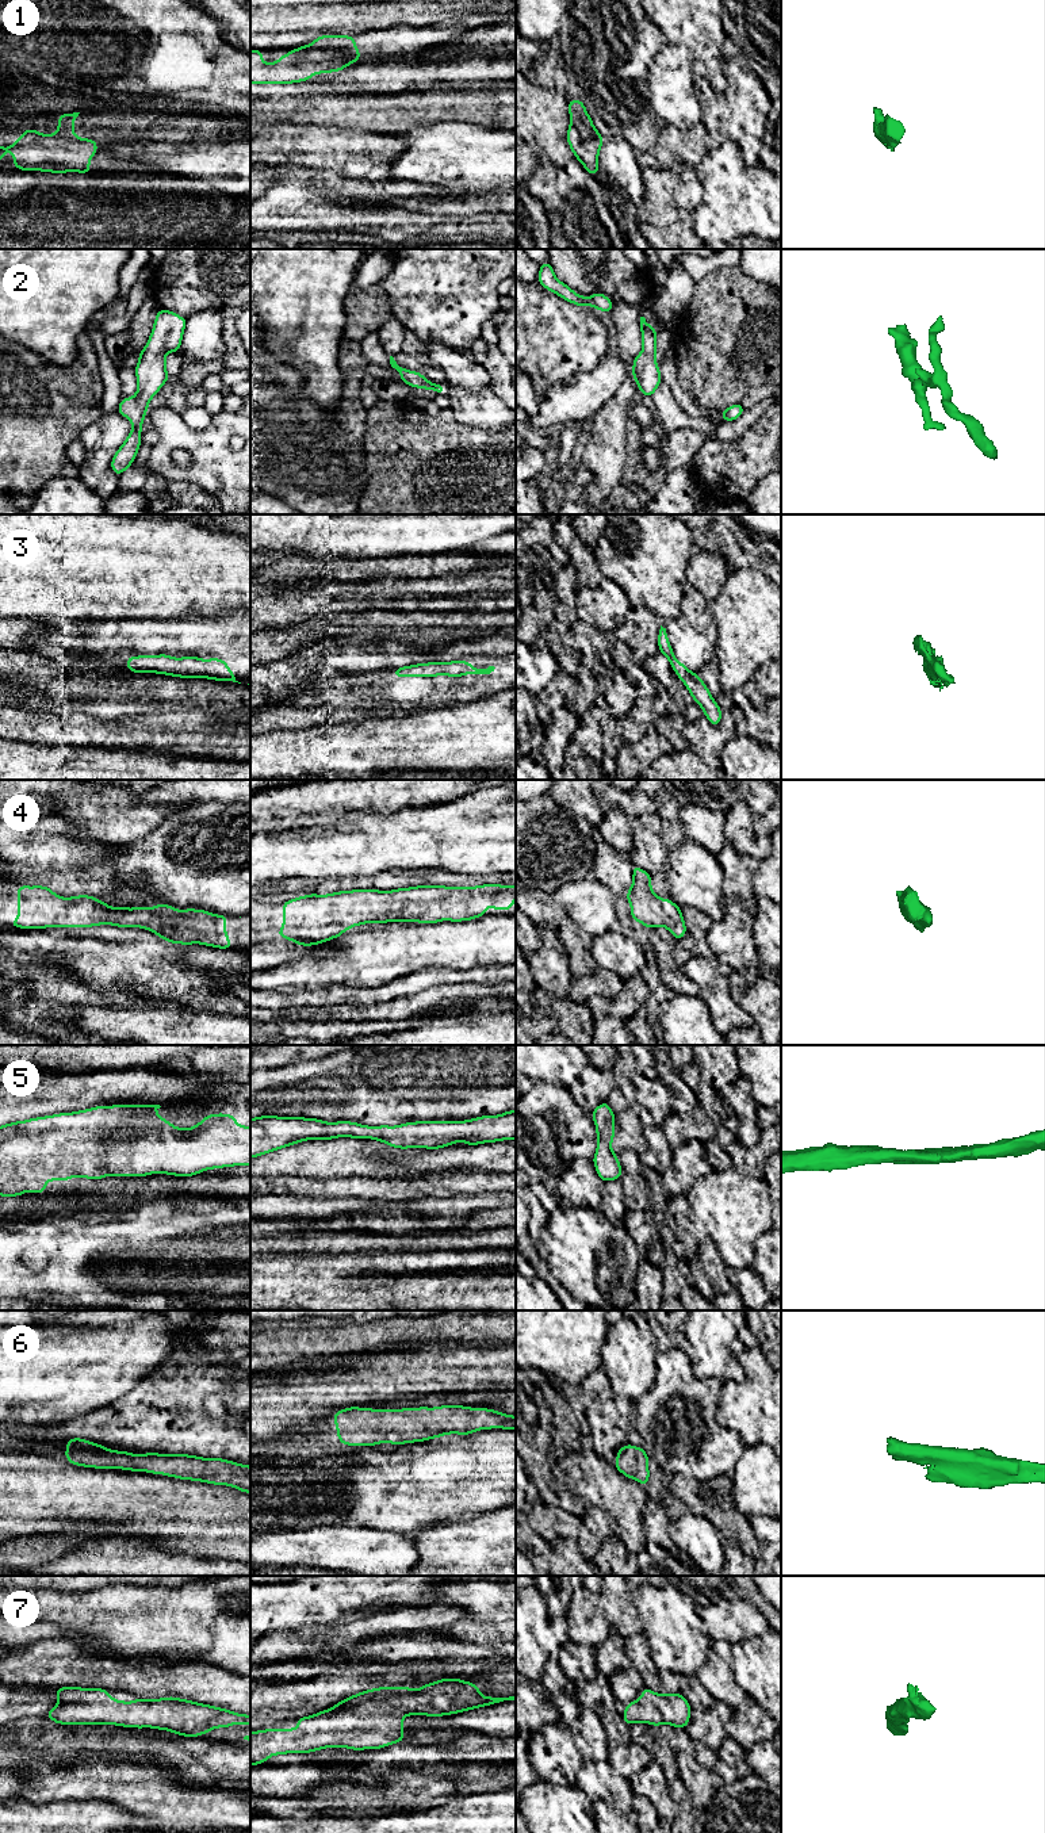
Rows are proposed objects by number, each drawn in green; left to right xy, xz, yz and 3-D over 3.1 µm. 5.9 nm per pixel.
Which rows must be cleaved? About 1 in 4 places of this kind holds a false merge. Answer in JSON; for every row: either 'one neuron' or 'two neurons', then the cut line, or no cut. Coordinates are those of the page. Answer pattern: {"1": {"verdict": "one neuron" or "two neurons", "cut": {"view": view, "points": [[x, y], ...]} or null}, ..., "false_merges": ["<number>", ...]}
{"1": {"verdict": "one neuron", "cut": null}, "2": {"verdict": "one neuron", "cut": null}, "3": {"verdict": "one neuron", "cut": null}, "4": {"verdict": "one neuron", "cut": null}, "5": {"verdict": "one neuron", "cut": null}, "6": {"verdict": "one neuron", "cut": null}, "7": {"verdict": "one neuron", "cut": null}, "false_merges": []}

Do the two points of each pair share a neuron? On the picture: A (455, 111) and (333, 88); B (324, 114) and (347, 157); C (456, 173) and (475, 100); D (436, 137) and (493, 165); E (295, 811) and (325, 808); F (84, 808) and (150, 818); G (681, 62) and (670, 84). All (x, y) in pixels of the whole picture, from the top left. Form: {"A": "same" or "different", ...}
{"A": "different", "B": "different", "C": "different", "D": "same", "E": "same", "F": "same", "G": "same"}

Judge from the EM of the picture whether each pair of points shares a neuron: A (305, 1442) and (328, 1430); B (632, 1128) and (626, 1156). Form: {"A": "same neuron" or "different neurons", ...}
{"A": "same neuron", "B": "different neurons"}

